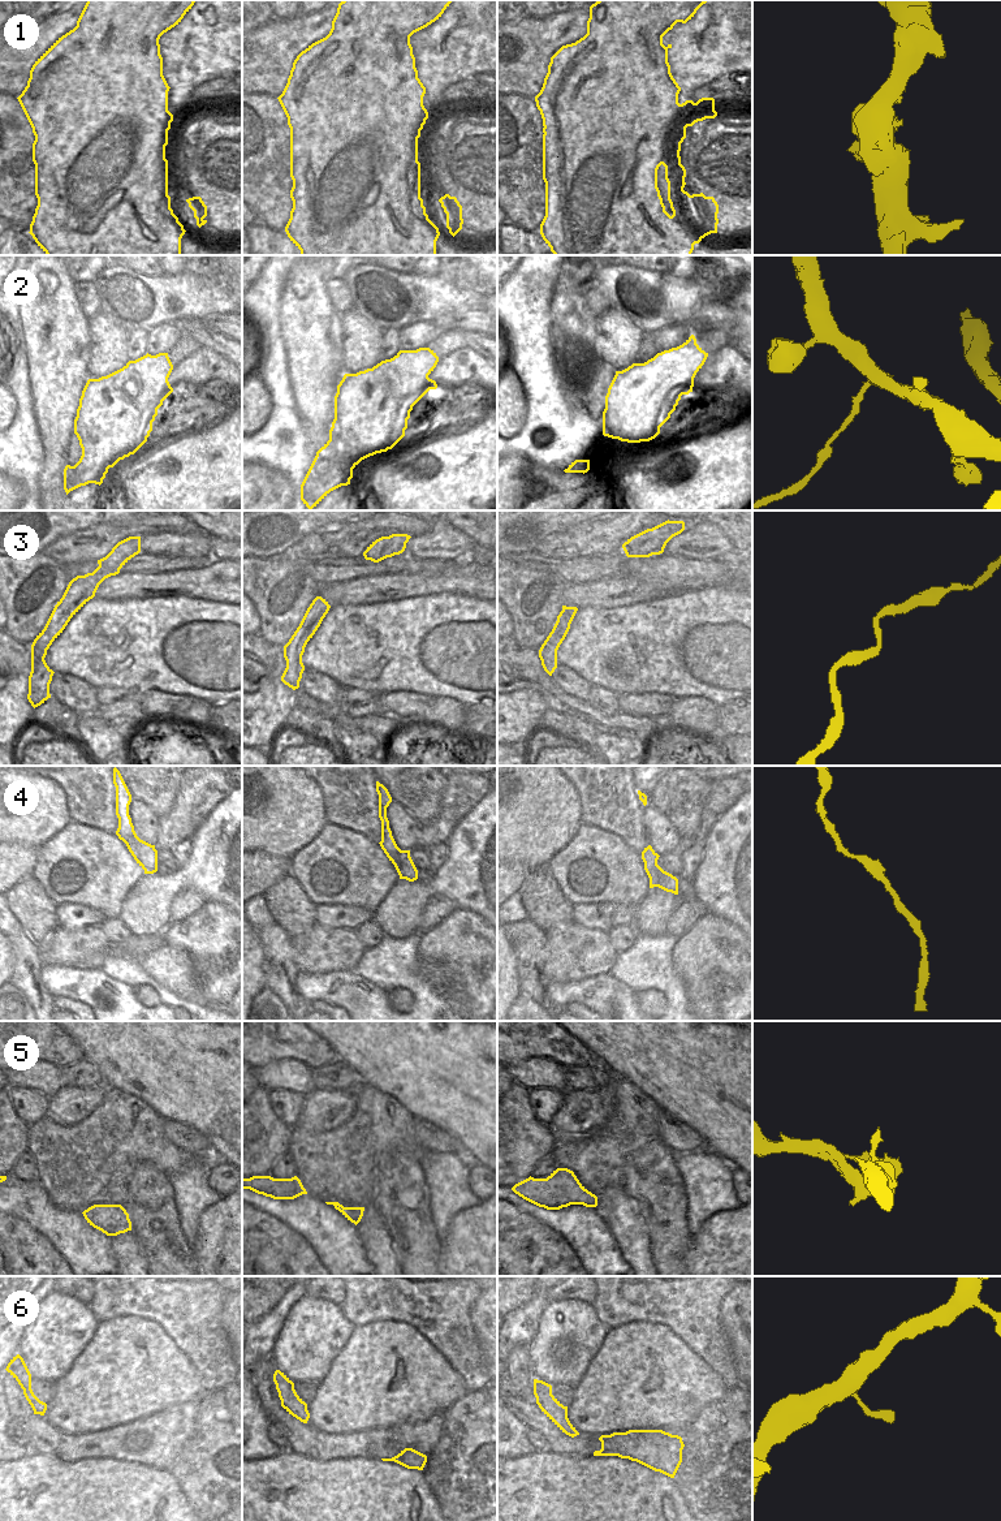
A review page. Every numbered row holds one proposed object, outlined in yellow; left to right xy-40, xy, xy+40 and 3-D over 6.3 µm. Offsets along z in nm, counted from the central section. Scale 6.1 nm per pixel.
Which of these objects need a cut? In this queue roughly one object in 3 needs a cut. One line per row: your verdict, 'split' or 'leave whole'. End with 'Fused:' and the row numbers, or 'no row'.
1: split
2: split
3: leave whole
4: leave whole
5: leave whole
6: leave whole
Fused: 1, 2

